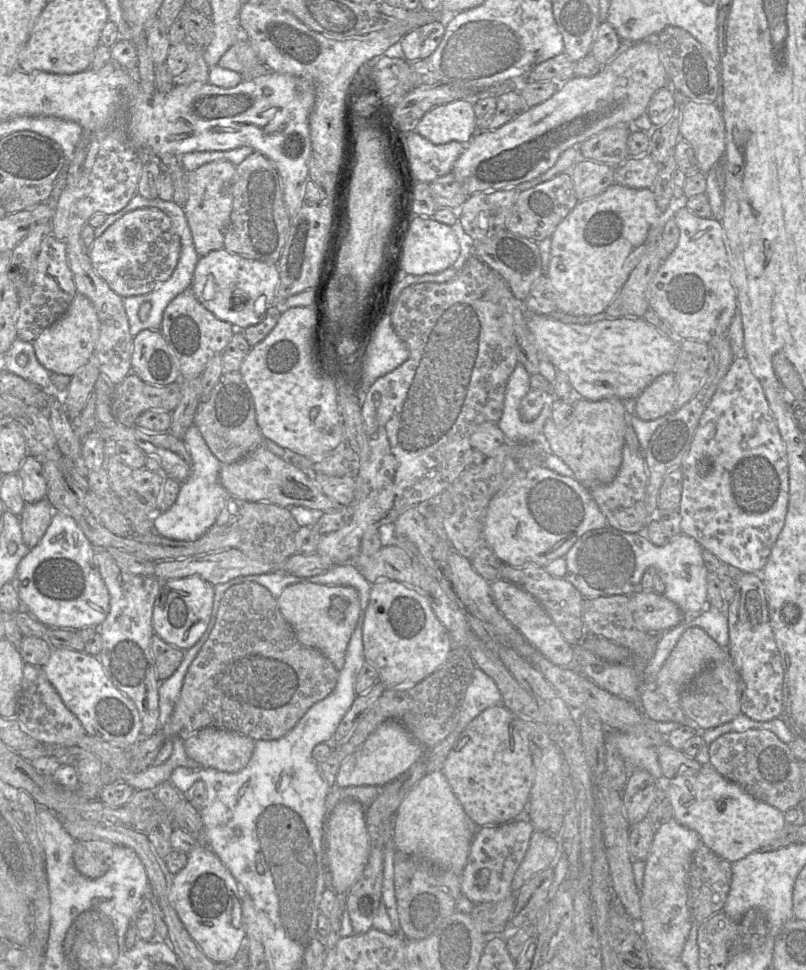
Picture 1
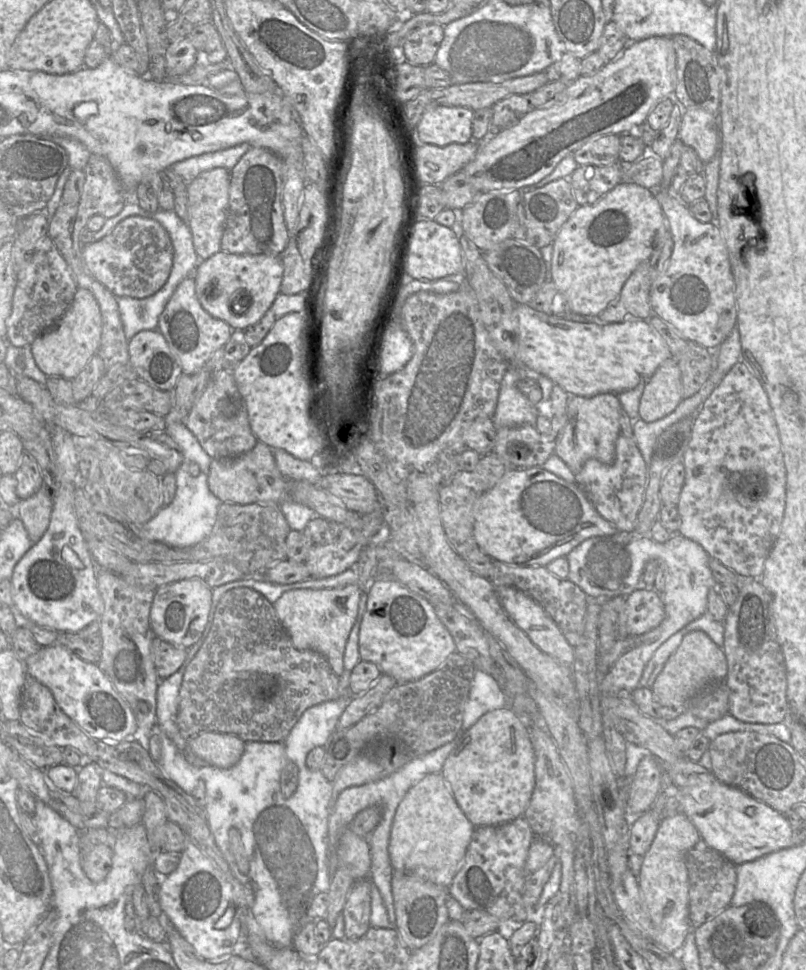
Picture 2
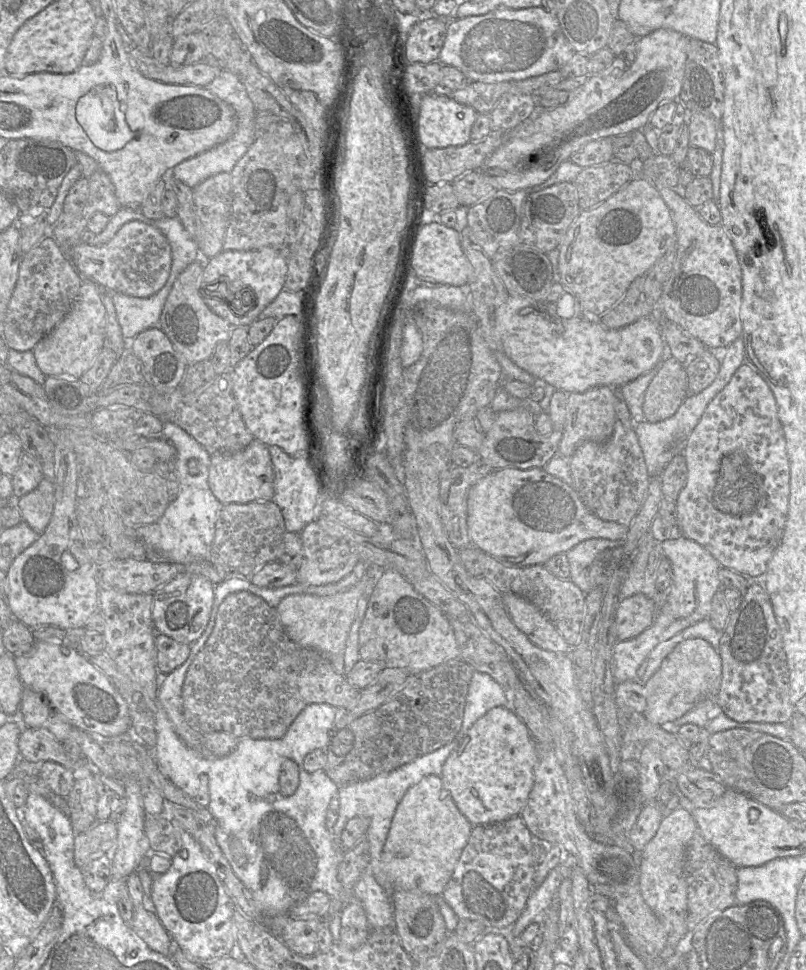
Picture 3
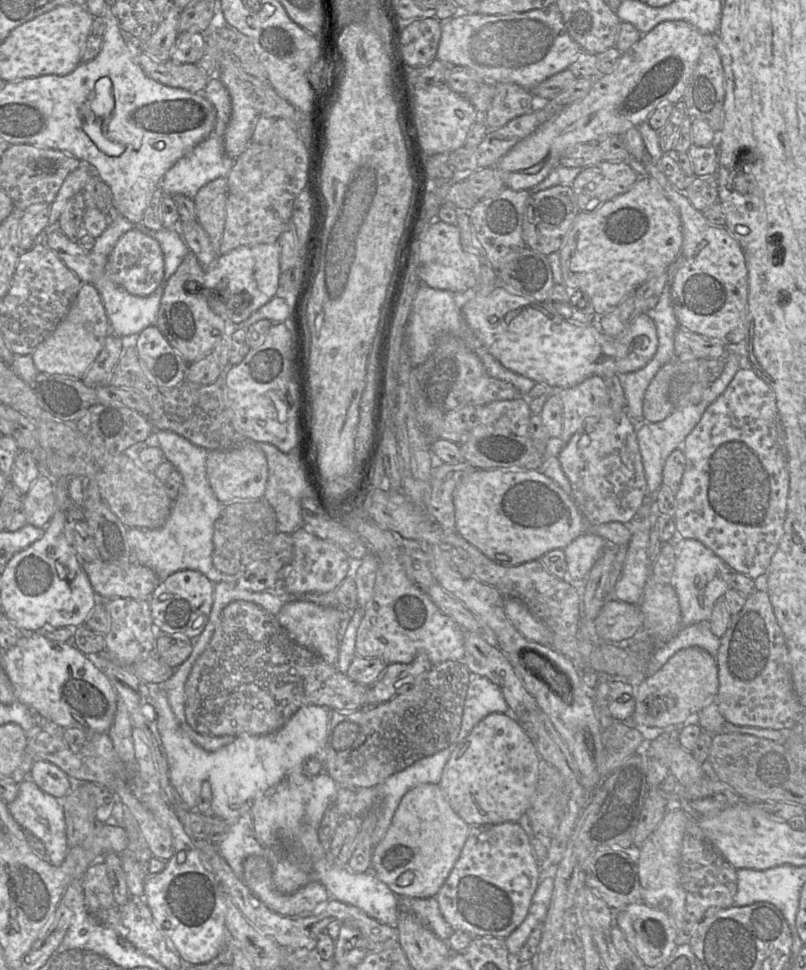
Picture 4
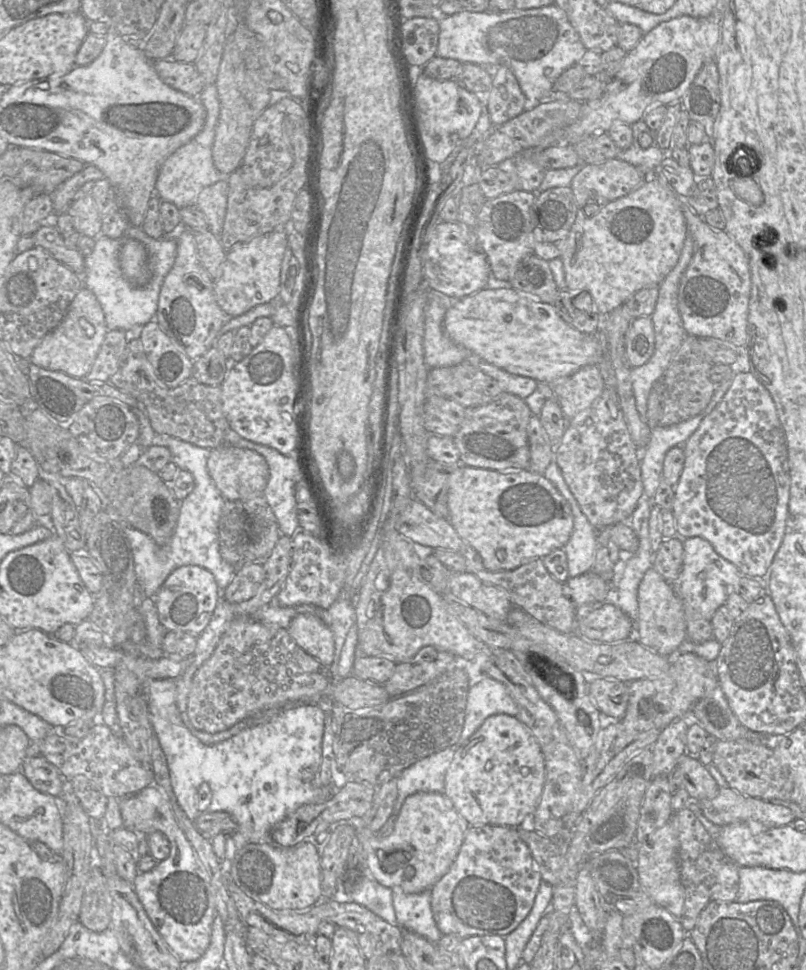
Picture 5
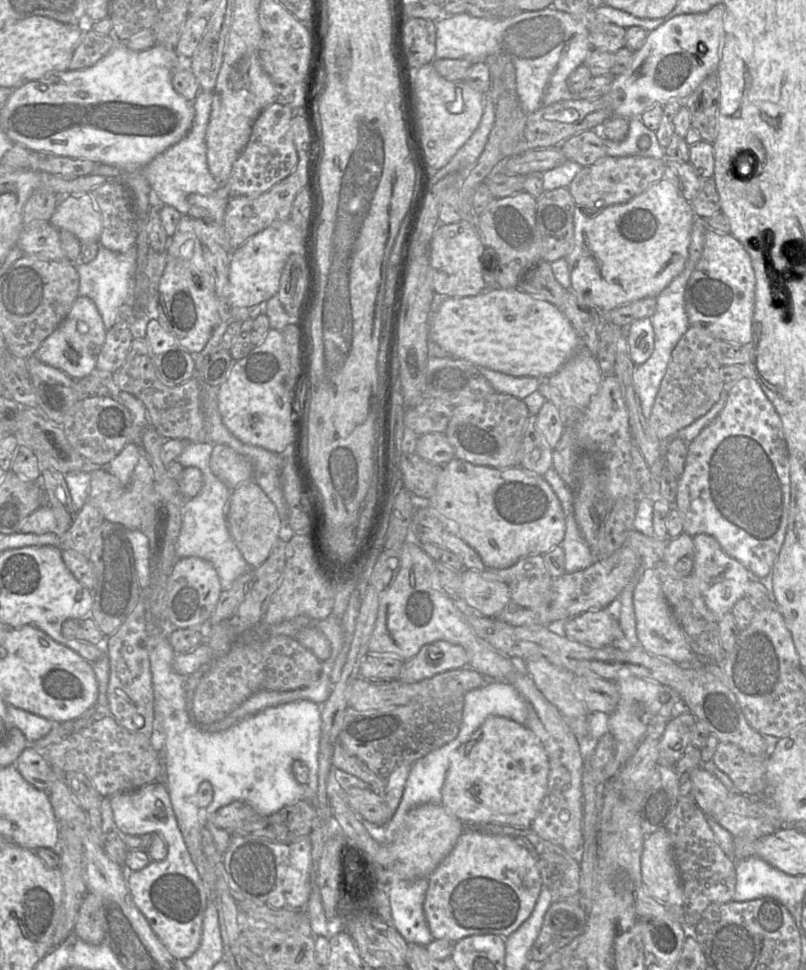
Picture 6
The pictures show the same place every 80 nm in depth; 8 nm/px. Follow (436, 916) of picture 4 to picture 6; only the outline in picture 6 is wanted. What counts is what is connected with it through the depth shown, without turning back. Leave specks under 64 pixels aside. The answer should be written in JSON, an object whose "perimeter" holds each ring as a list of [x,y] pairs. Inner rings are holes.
{"perimeter":[[[428,878],[403,880],[387,886],[392,926],[407,943],[427,946],[434,940],[423,911],[427,889]]]}

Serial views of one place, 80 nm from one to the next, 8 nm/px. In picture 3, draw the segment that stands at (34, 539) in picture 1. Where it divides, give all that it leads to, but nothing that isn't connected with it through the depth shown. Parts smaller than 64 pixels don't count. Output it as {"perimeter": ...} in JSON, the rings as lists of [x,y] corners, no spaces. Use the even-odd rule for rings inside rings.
{"perimeter":[[[44,477],[34,490],[15,499],[15,505],[19,509],[23,521],[41,534],[49,525],[53,514],[54,483]]]}

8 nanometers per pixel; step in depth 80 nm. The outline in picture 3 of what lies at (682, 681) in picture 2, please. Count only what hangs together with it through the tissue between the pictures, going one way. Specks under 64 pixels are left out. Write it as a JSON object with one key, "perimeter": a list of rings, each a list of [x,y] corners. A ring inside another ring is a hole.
{"perimeter":[[[704,639],[684,640],[663,660],[660,668],[644,685],[647,705],[643,716],[658,726],[673,722],[699,703],[715,700],[721,680],[722,660],[719,652]]]}

